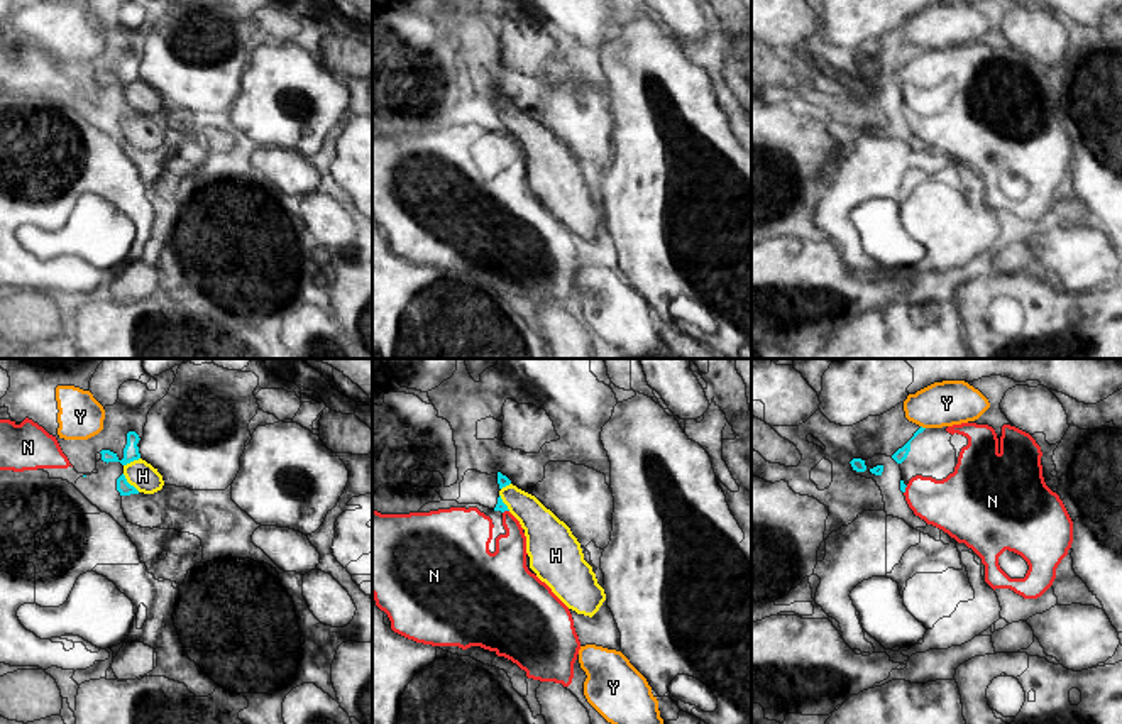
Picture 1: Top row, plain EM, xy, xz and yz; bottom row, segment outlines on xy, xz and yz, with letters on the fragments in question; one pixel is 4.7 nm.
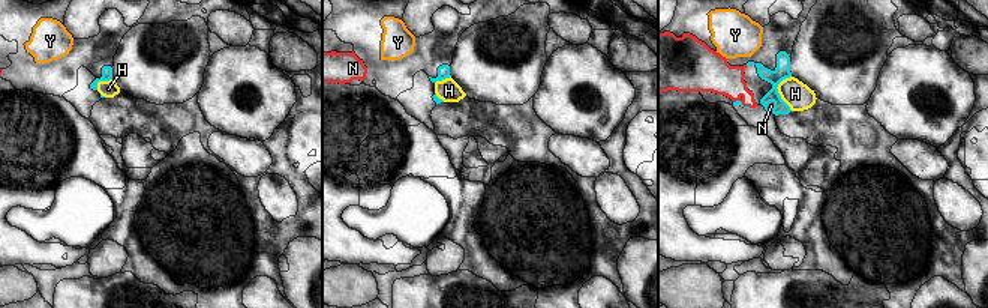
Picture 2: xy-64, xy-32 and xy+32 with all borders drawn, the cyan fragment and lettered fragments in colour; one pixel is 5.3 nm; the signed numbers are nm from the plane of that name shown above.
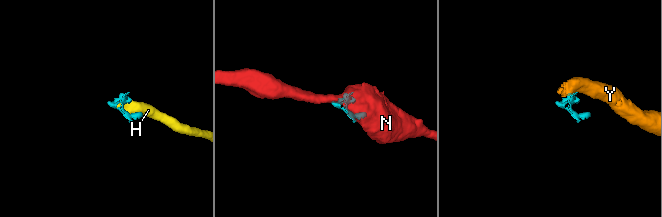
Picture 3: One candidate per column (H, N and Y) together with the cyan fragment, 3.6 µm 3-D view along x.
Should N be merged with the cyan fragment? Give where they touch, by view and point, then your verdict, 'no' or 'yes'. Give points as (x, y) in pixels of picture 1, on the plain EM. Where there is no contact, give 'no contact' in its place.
meets cyan in yz at (904, 110); no

